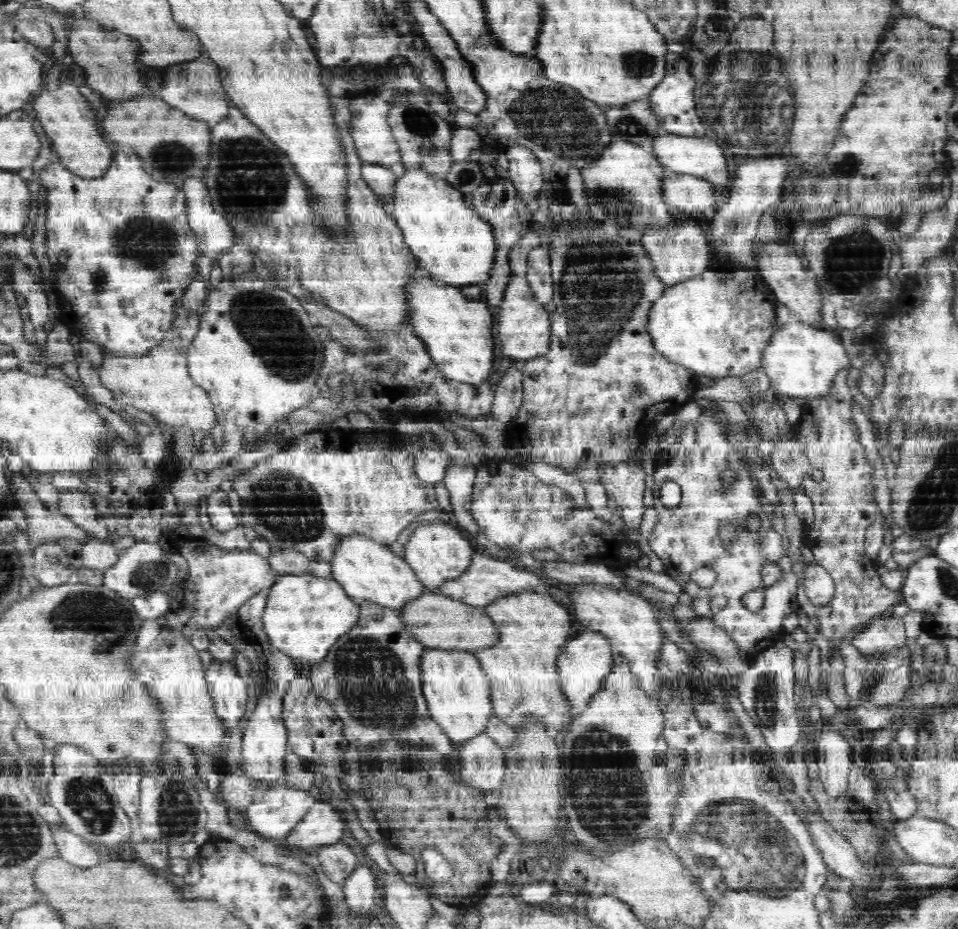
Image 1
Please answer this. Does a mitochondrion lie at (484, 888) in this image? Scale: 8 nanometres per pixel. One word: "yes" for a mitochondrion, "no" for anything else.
no

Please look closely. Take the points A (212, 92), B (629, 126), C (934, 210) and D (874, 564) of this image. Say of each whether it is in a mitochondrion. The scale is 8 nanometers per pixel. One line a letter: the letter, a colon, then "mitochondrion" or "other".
A: other
B: mitochondrion
C: other
D: other

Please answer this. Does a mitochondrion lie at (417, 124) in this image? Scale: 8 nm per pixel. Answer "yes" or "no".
yes

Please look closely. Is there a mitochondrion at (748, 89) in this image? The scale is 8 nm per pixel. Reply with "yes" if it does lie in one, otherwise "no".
yes

